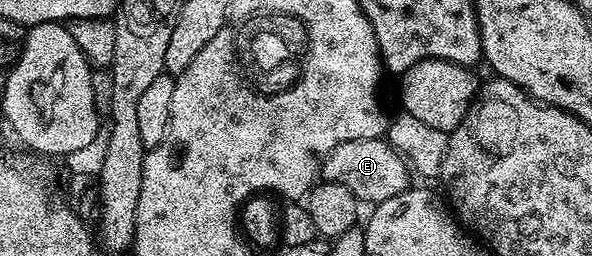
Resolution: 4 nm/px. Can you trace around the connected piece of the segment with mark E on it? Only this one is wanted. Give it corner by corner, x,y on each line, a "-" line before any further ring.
384,137
371,140
347,140
339,144
321,163
320,177
326,182
343,184
343,188
357,197
358,203
376,204
399,196
399,192
410,189
411,167
401,153
390,146

